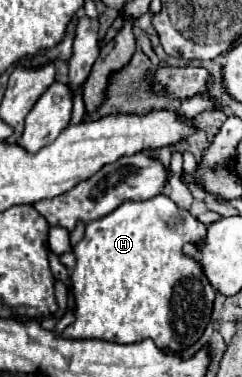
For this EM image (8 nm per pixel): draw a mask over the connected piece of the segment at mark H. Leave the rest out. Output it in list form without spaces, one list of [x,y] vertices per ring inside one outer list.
[[[164,194],[146,202],[124,202],[112,214],[88,222],[84,238],[74,248],[76,266],[70,274],[76,296],[76,320],[64,328],[62,338],[94,338],[116,344],[150,338],[166,354],[182,354],[188,346],[196,344],[210,322],[216,290],[206,280],[198,262],[182,254],[182,246],[186,242],[200,242],[204,234],[206,226],[190,212],[182,212]]]

